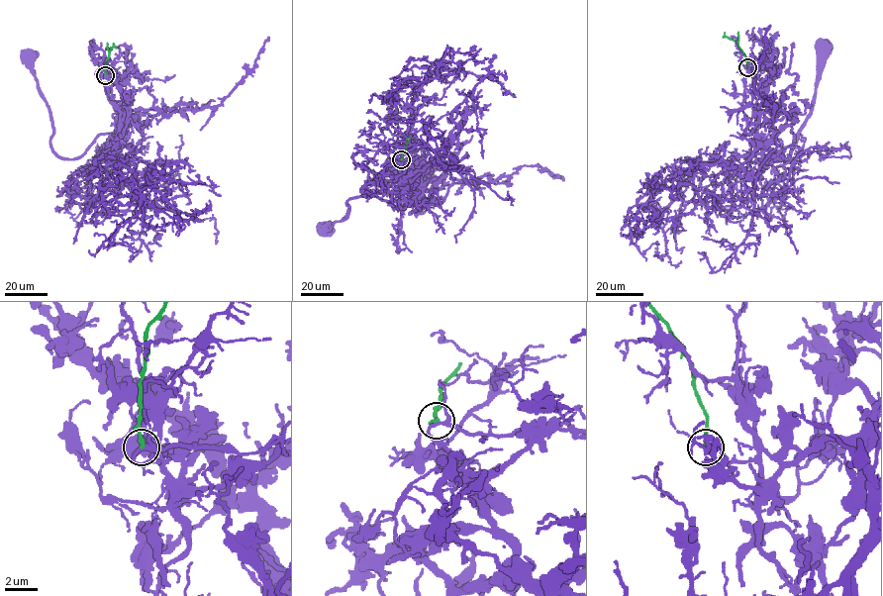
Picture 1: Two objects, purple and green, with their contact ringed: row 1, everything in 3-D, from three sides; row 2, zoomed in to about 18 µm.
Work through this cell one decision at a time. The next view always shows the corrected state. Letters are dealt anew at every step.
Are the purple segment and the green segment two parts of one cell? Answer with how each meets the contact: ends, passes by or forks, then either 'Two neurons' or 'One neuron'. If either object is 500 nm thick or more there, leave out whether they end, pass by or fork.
At the ring purple forks. At the ring green ends. Two neurons

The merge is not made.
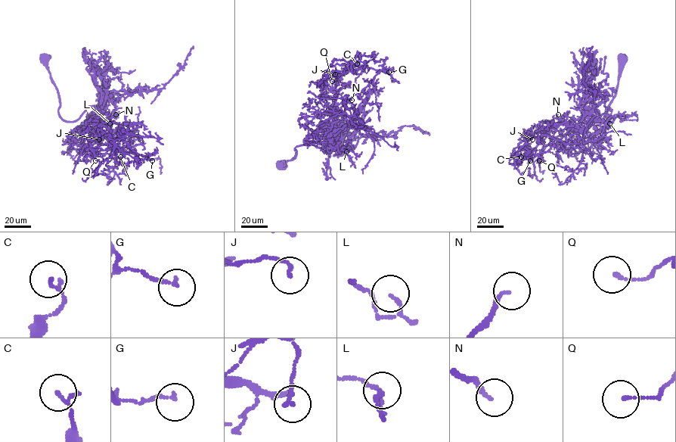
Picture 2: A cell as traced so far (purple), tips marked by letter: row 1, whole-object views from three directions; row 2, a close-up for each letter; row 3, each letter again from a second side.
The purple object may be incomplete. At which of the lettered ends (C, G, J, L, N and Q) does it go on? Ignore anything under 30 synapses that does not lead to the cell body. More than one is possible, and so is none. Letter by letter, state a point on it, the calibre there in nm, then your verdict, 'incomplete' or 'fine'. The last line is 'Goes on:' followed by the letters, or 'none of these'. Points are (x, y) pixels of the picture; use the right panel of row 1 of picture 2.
C: place (521, 157); calibre 150 nm; fine
G: place (530, 160); calibre 140 nm; fine
J: place (532, 139); calibre 130 nm; fine
L: place (609, 123); calibre 100 nm; fine
N: place (558, 114); calibre 160 nm; incomplete
Q: place (539, 160); calibre 130 nm; fine
Goes on: N

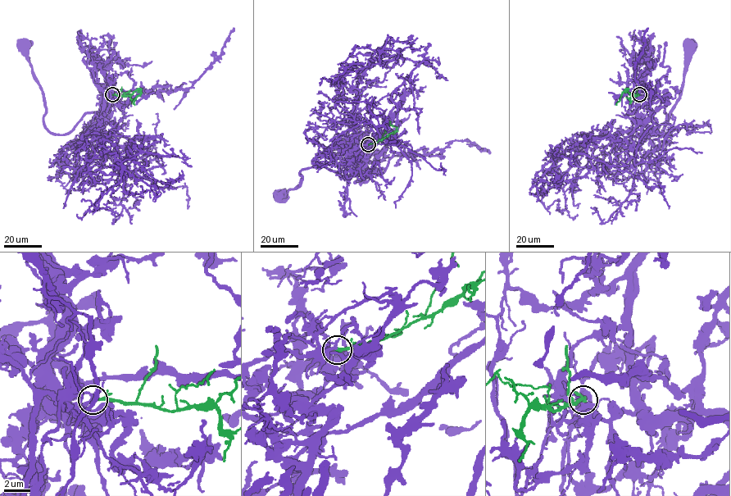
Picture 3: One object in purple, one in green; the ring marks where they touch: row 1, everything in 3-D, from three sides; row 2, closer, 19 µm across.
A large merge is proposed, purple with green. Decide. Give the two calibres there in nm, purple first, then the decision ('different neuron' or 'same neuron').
180/320 nm | same neuron

